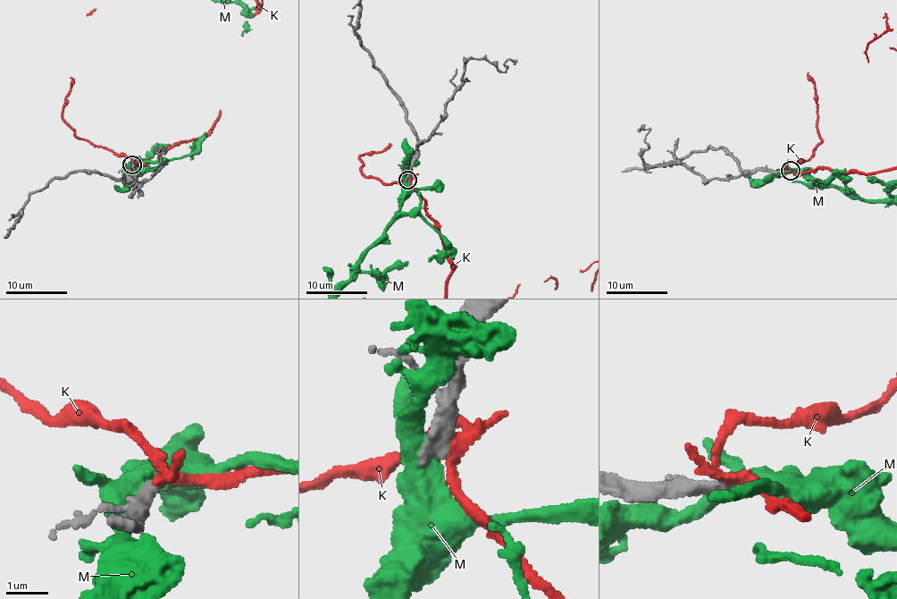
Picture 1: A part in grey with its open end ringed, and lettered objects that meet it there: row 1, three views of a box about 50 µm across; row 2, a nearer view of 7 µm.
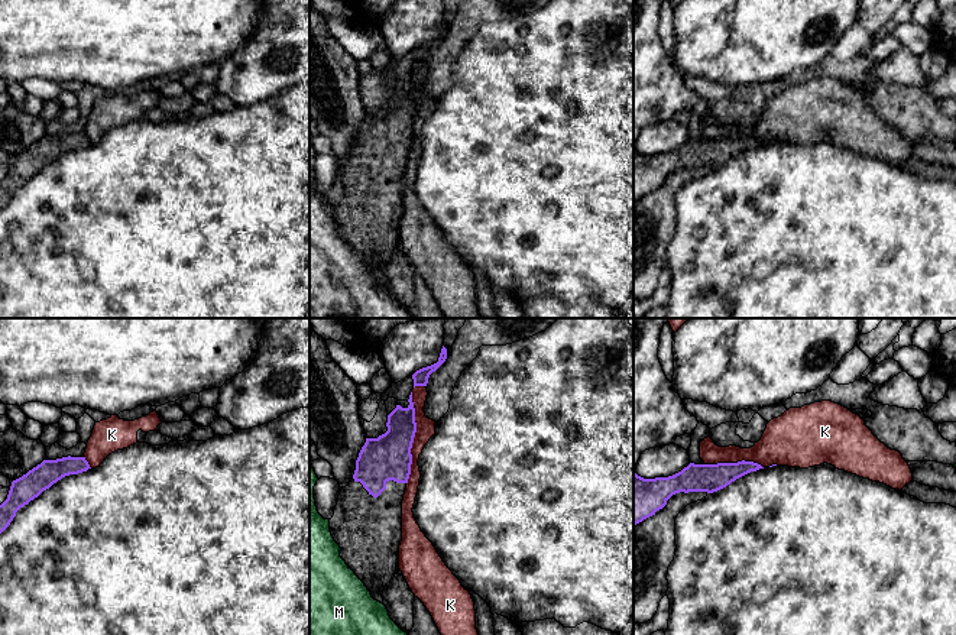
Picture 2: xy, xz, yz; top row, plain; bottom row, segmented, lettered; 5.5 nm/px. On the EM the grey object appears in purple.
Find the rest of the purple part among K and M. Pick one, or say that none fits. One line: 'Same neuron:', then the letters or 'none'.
Same neuron: none

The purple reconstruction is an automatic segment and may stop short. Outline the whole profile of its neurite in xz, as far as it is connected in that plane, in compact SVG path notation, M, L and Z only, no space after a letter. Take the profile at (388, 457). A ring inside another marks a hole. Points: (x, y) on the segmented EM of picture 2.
M412 392L409 405L396 408L388 415L388 431L377 438L366 438L356 470L346 487L340 487L330 532L340 545L340 557L364 583L372 597L383 603L383 589L399 568L402 541L402 500L412 464L412 443L417 432Z

